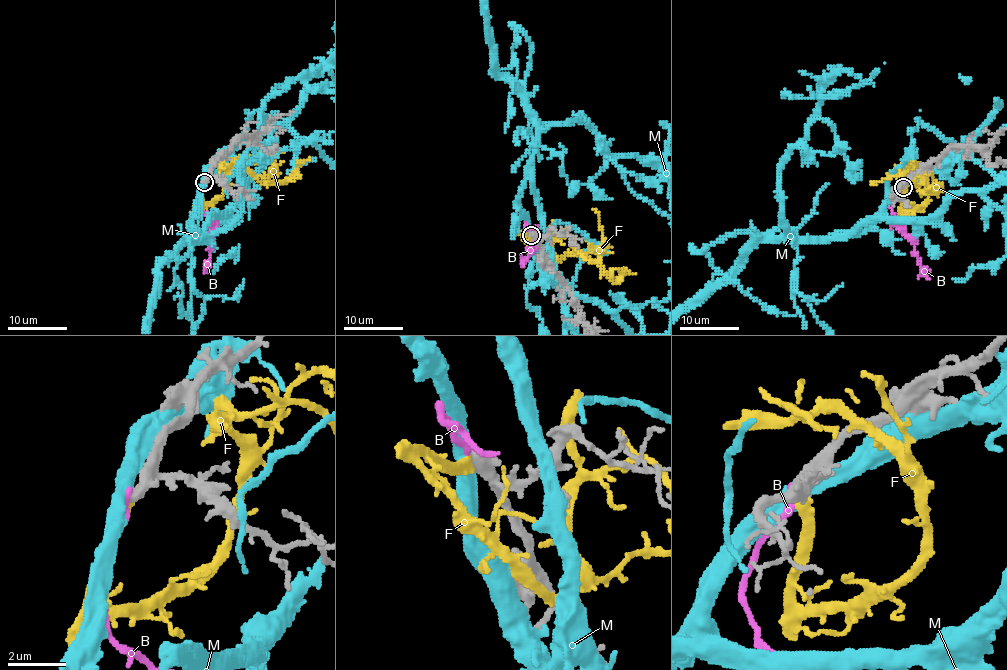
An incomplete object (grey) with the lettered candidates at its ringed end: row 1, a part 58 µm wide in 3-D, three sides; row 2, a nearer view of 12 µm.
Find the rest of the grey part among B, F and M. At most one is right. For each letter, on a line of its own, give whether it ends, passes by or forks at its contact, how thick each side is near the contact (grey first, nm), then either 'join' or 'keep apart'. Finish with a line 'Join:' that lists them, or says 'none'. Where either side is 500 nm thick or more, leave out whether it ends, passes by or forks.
B: 500 nm thick on the grey side, 240 nm on the other; keep apart
F: it ends there; 480 nm thick on the grey side, 340 nm on the other; join
M: 500 nm thick on the grey side, 550 nm on the other; keep apart
Join: F

